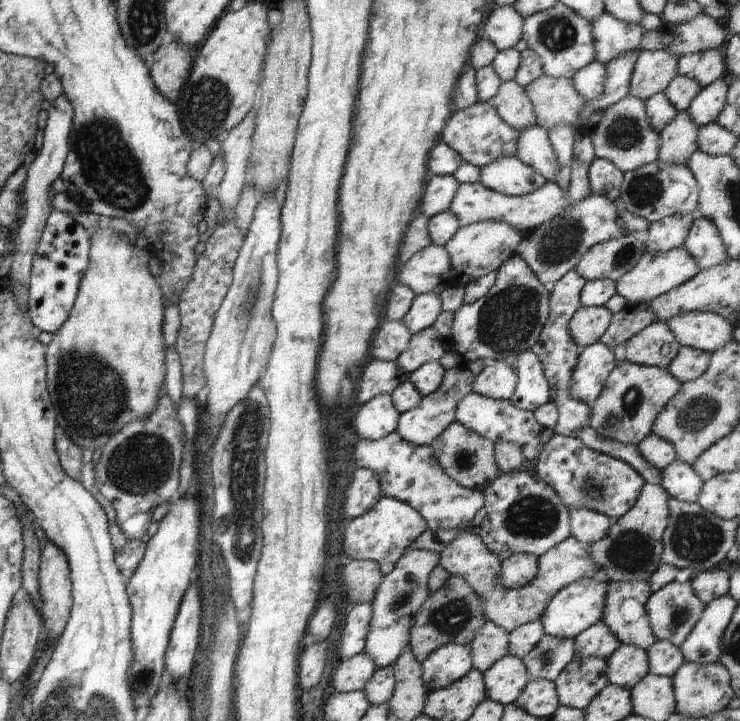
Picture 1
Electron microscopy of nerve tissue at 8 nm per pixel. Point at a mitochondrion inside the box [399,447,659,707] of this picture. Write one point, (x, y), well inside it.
(533, 517)

